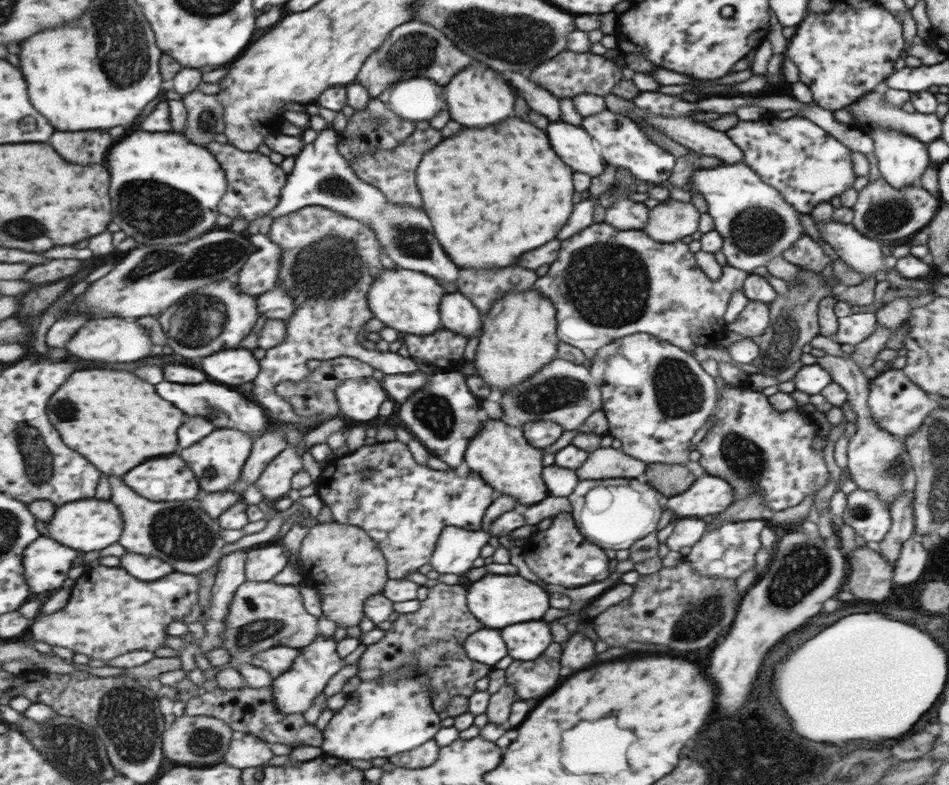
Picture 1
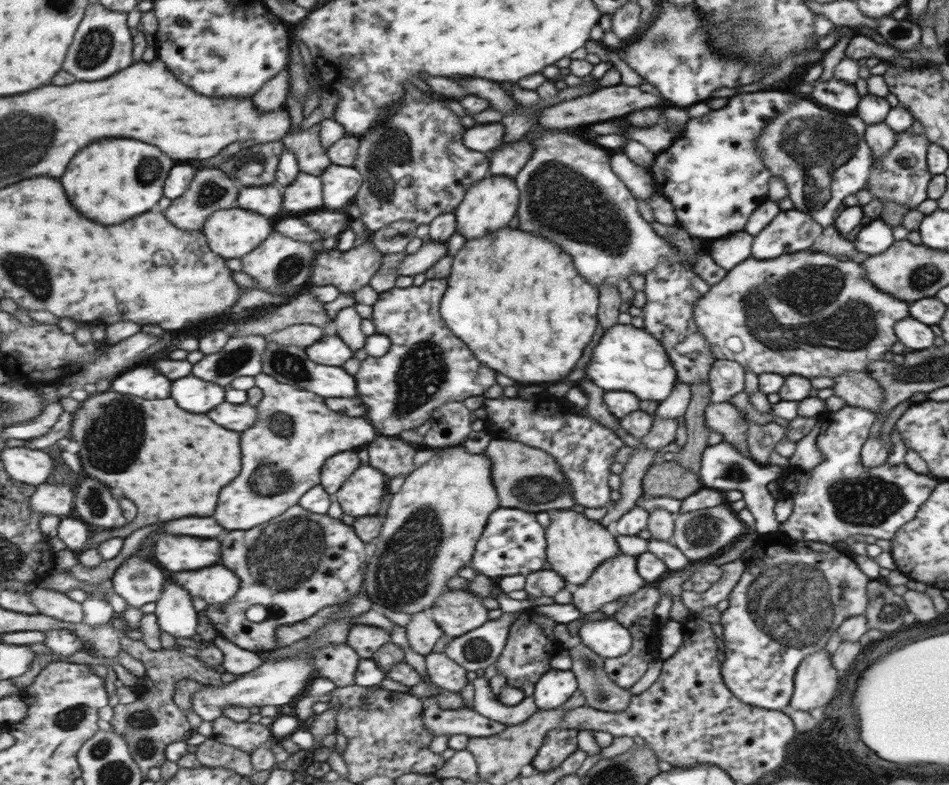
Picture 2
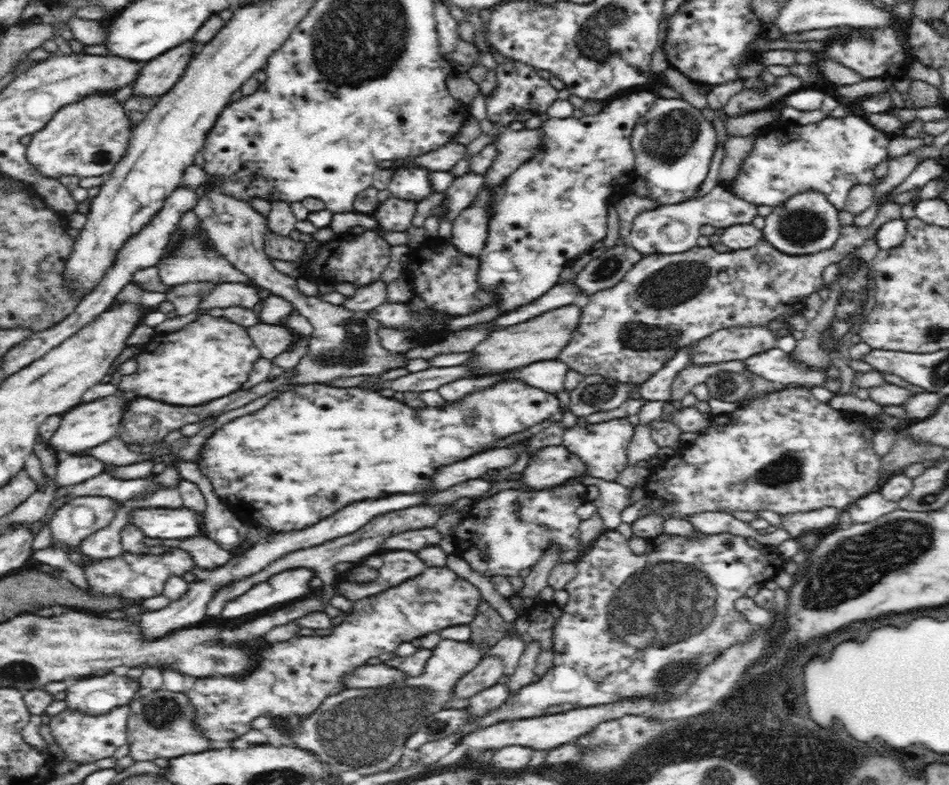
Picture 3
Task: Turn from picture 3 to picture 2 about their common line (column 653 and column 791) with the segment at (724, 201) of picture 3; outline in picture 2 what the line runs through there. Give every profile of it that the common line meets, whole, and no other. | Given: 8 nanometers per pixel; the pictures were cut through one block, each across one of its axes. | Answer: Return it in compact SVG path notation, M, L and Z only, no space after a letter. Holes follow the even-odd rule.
M795 209L780 210L753 236L750 257L769 260L808 249L821 233L821 226L809 215Z

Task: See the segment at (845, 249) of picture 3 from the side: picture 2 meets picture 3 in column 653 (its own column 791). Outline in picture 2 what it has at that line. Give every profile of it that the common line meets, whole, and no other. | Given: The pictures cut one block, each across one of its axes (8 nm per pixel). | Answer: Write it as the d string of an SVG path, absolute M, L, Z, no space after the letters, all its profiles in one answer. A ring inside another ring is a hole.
M805 249L791 254L781 254L781 256L769 258L769 260L757 260L757 258L749 257L743 262L739 262L737 266L726 271L726 275L719 283L711 285L703 296L697 298L695 304L693 304L691 315L693 315L693 321L695 321L698 332L709 343L711 353L716 359L735 361L743 367L743 370L749 370L756 375L777 373L785 377L797 374L811 380L811 378L819 376L833 378L833 376L839 376L843 372L849 371L863 372L869 364L879 360L893 346L896 336L896 334L893 334L893 322L907 318L910 313L909 304L906 301L899 300L897 297L893 297L870 284L870 280L866 277L866 270L860 263L851 260L851 258L841 261L829 253L811 252L811 250Z

